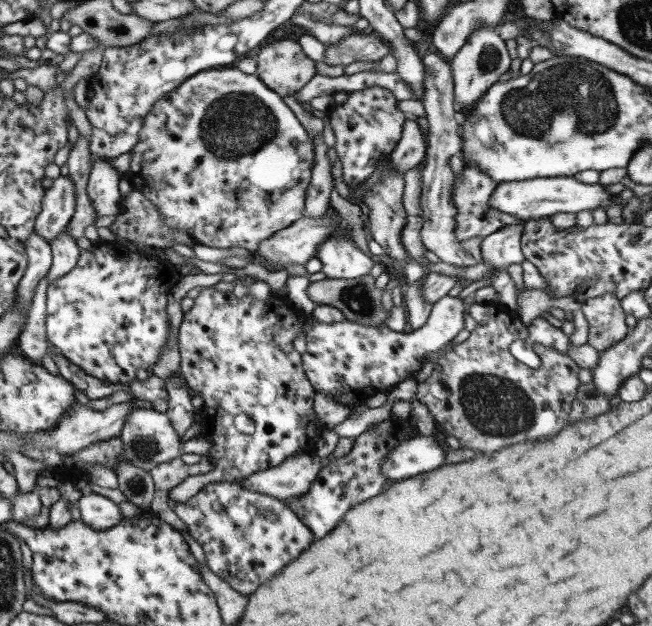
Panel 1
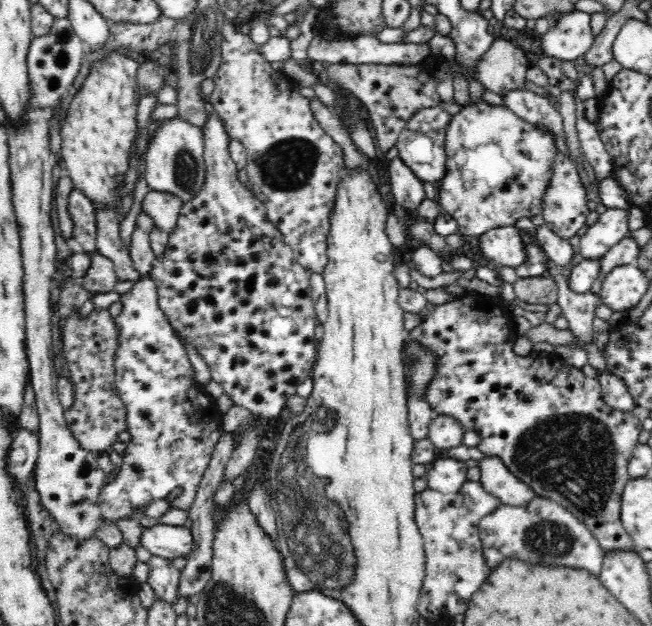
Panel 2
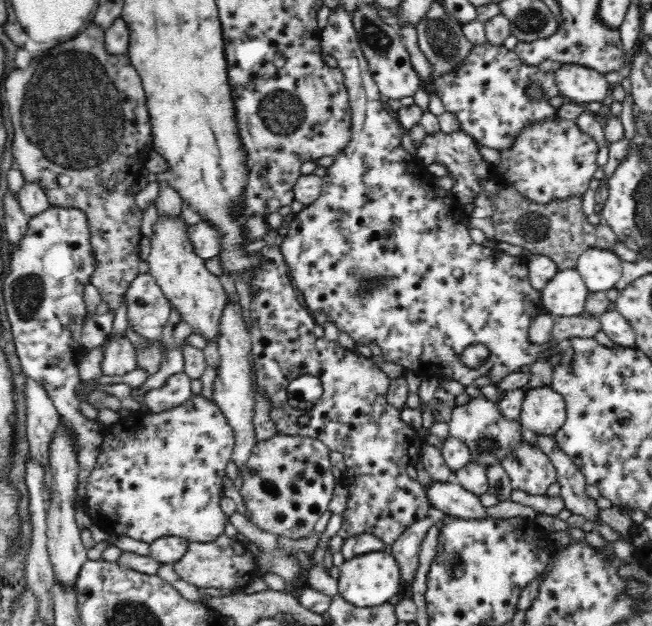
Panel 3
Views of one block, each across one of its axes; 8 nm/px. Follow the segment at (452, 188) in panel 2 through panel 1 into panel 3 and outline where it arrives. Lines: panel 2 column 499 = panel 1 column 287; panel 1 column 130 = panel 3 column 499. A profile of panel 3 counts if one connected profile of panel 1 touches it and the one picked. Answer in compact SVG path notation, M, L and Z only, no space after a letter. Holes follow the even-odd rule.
M557 114L550 119L540 120L540 122L530 122L528 126L524 126L518 132L518 136L514 136L514 142L508 148L498 151L500 151L500 162L498 165L489 164L489 168L491 168L489 181L505 186L505 188L514 187L518 191L518 195L536 204L553 203L573 196L582 199L599 167L596 161L598 143L578 127L576 120L564 120Z

